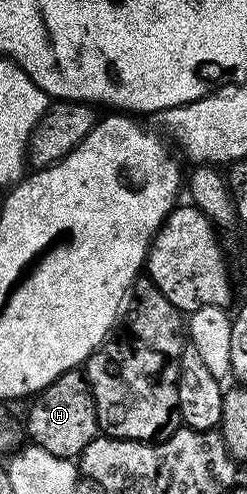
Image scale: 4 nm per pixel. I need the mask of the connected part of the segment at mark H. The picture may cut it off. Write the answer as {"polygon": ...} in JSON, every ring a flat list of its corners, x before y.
{"polygon":[[82,371,62,372,50,386,38,393,30,404,27,428,25,424,26,439,57,458,74,461,85,450,85,446,95,440,99,432,91,387,87,385,87,377]]}

